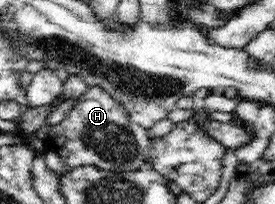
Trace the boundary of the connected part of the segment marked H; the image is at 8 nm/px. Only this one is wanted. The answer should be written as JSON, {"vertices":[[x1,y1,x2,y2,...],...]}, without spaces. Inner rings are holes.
{"vertices":[[89,87,86,93,82,94,77,100,77,104,66,114,64,120,53,125,47,136,43,139,46,150,58,153,64,162,63,171,59,176,64,176,72,168,93,165,98,169,116,170,140,170,147,166,148,151,151,145,152,135,149,130,137,123,134,123,126,109,122,107,104,89]]}

